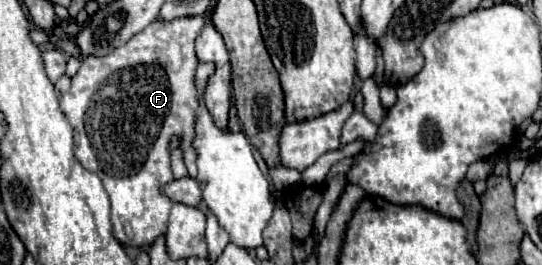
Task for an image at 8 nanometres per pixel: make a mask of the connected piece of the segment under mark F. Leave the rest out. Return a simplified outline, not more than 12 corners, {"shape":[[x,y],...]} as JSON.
{"shape":[[203,17],[85,57],[61,95],[113,235],[167,231]]}

